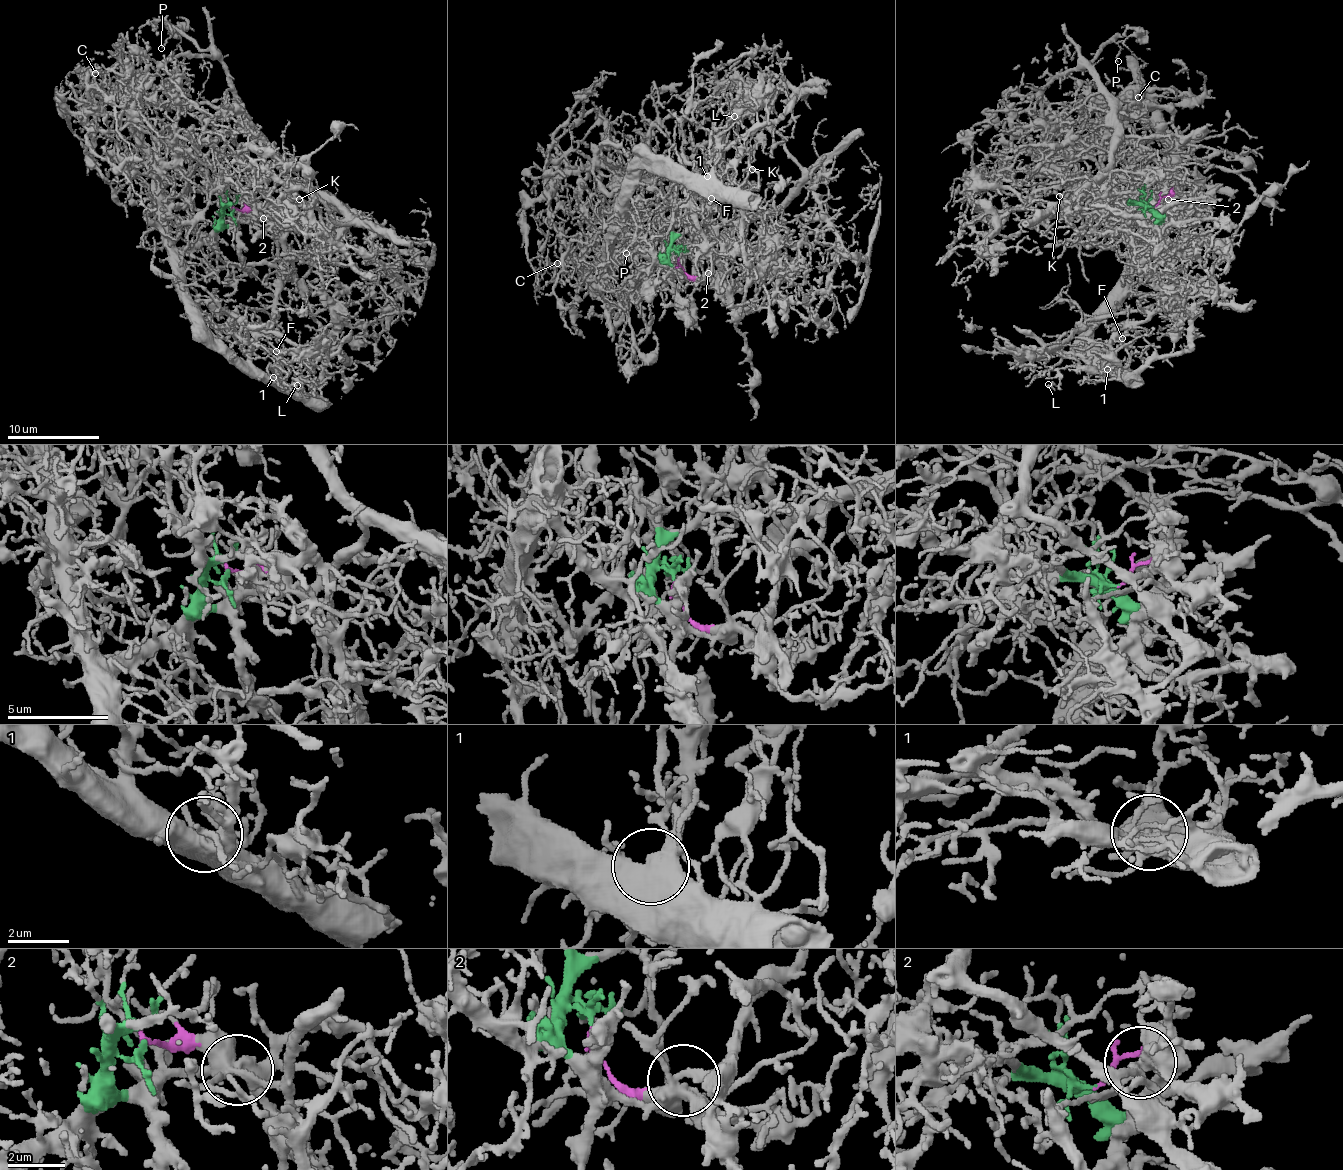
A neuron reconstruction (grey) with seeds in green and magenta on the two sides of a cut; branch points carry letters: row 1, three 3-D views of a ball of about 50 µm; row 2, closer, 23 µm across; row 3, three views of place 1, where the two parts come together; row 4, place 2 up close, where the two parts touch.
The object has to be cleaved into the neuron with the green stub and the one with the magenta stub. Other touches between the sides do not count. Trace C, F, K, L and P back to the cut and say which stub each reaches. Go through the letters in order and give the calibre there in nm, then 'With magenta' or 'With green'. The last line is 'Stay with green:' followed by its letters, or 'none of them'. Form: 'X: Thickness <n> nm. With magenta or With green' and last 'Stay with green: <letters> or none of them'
C: Thickness 100 nm. With green
F: Thickness 130 nm. With green
K: Thickness 120 nm. With green
L: Thickness 220 nm. With green
P: Thickness 120 nm. With magenta
Stay with green: C, F, K, L

